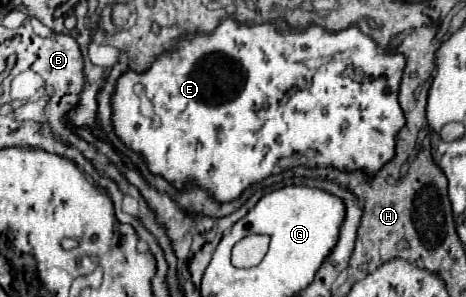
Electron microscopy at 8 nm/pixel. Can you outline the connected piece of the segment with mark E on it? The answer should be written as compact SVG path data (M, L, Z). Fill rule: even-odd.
M226 18L212 34L186 34L180 40L180 46L172 52L162 54L156 58L152 68L144 74L128 72L120 76L118 88L112 98L112 122L116 134L122 138L122 142L132 148L134 152L142 154L146 158L146 164L152 174L160 174L166 180L170 180L176 188L182 188L186 180L194 180L204 190L212 192L218 202L230 202L238 198L244 188L248 188L254 182L260 182L262 178L270 174L280 174L288 168L294 168L298 164L308 166L334 166L338 170L366 170L366 174L376 174L388 160L394 158L396 148L396 132L404 126L404 114L398 104L398 88L404 68L404 56L402 54L390 54L390 52L378 52L378 46L372 38L362 34L356 26L350 26L342 32L330 34L320 26L310 26L306 32L292 32L284 20L278 20L276 24L262 24L262 26L238 26L234 18ZM142 96L152 102L152 112L142 114Z

